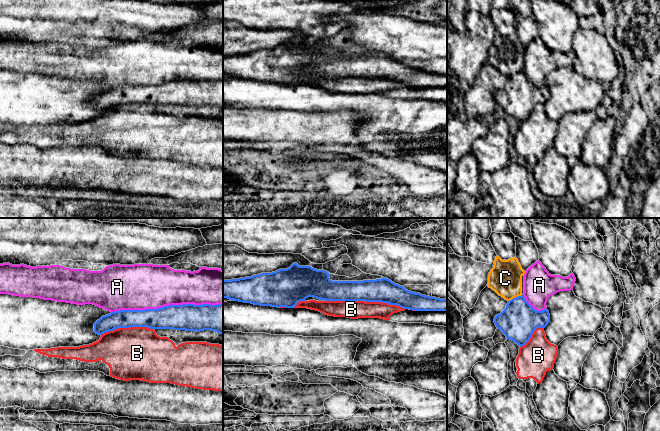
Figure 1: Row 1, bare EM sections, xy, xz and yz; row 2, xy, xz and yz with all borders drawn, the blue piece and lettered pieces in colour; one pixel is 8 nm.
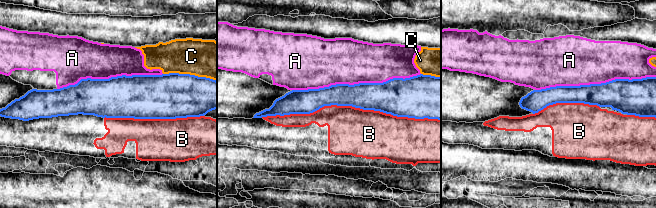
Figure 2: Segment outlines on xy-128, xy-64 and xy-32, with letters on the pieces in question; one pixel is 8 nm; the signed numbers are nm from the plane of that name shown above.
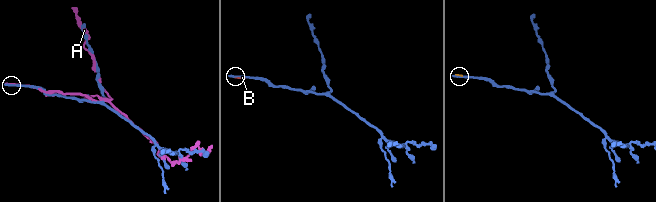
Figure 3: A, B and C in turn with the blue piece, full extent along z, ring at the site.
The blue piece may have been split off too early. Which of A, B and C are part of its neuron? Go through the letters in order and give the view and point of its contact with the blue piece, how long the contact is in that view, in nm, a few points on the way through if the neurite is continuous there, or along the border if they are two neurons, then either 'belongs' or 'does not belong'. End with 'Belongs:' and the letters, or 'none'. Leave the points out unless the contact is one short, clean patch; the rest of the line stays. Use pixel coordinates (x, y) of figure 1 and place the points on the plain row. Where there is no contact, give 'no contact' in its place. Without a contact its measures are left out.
A: meets blue in xy at (166, 82); contact 900 nm long; does not belong
B: meets blue in xz at (365, 77); contact 650 nm long; does not belong
C: meets blue in yz at (514, 74); contact 130 nm long; does not belong
Belongs: none

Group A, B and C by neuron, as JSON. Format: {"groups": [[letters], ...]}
{"groups": [["A"], ["B"], ["C"]]}

